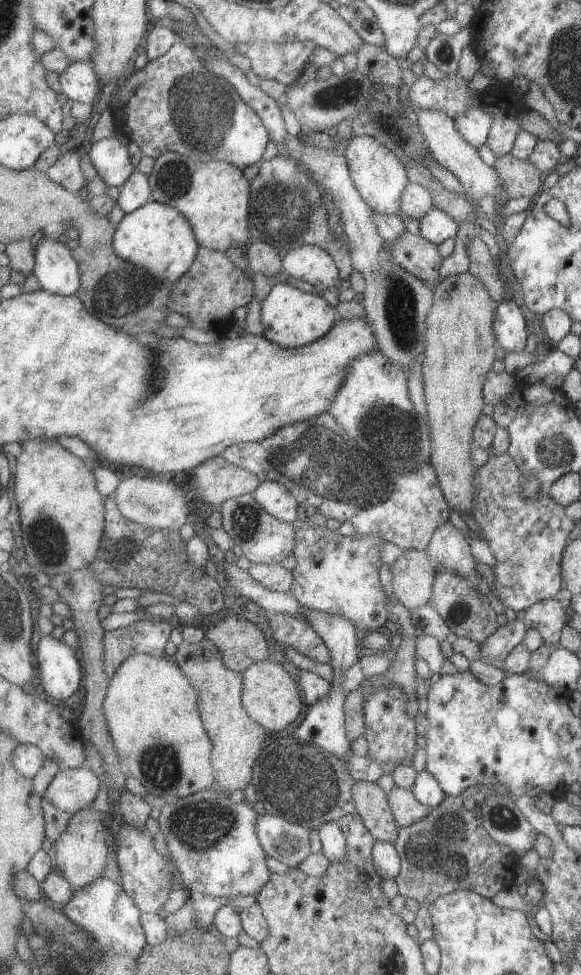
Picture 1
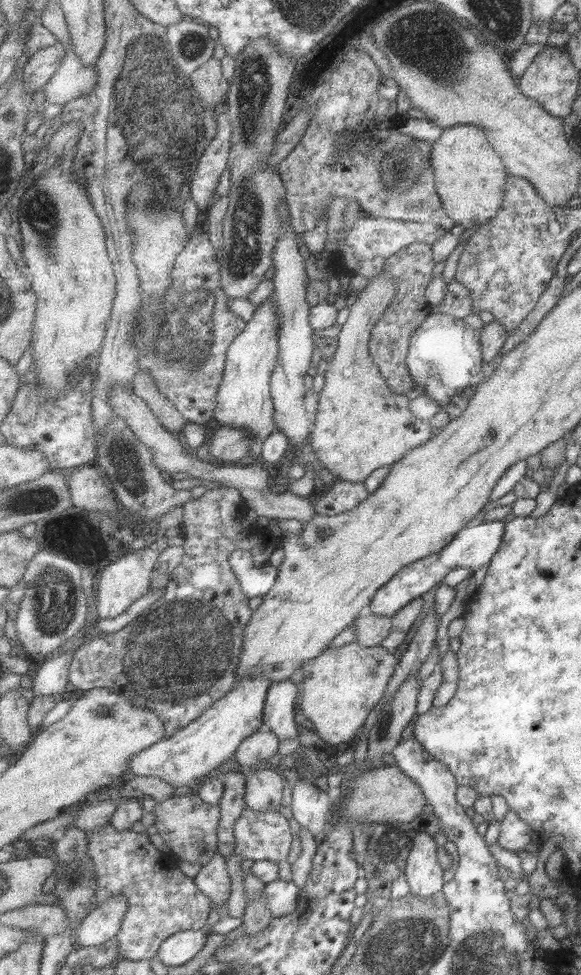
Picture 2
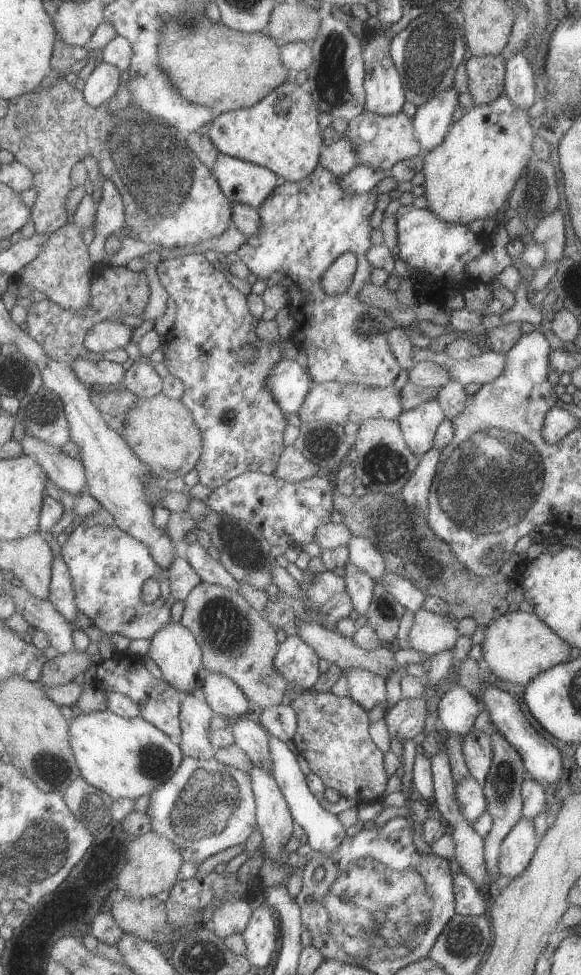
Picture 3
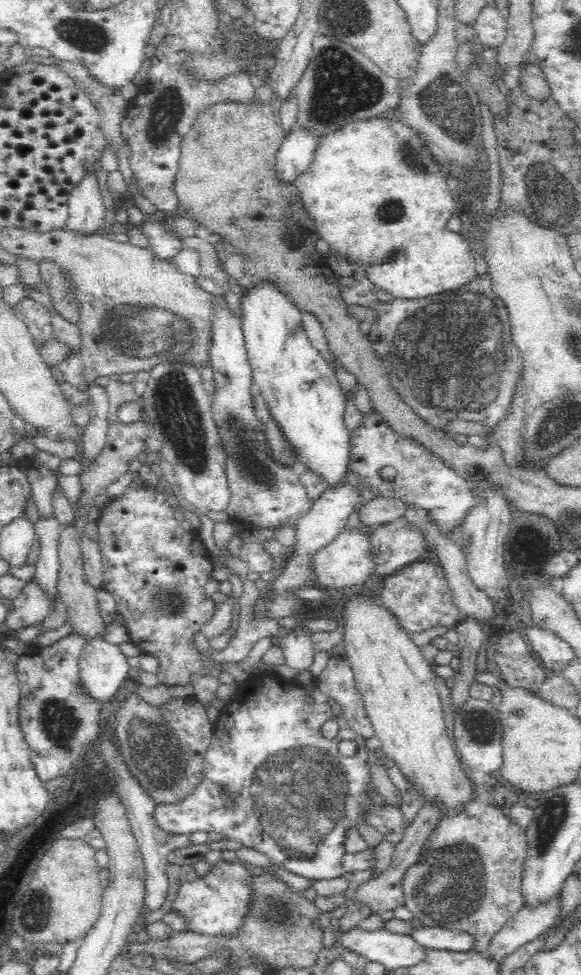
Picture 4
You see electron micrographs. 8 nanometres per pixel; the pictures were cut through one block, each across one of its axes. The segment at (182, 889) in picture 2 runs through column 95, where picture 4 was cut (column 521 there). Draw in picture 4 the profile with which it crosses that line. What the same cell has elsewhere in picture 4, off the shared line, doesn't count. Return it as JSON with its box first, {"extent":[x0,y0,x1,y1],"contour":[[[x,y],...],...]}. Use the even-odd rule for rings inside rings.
{"extent":[403,799,526,954],"contour":[[[472,799],[467,804],[467,809],[459,815],[438,821],[418,860],[405,872],[403,906],[412,912],[416,925],[477,934],[473,951],[486,954],[492,936],[524,906],[520,884],[522,862],[526,858],[525,843],[525,832],[514,825],[500,808],[490,804],[483,805]]]}

